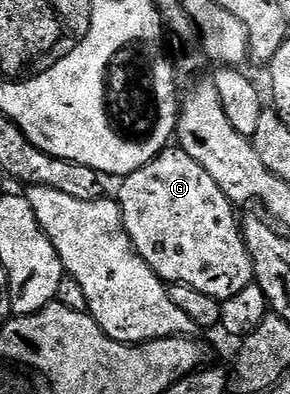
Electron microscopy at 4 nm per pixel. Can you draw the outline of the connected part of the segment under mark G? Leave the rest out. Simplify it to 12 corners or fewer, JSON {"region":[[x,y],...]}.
{"region":[[167,147],[116,193],[167,285],[219,302],[254,279],[235,205]]}

